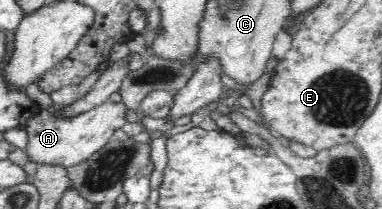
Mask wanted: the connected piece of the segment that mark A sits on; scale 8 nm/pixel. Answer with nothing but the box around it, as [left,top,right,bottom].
[22,100,128,168]

